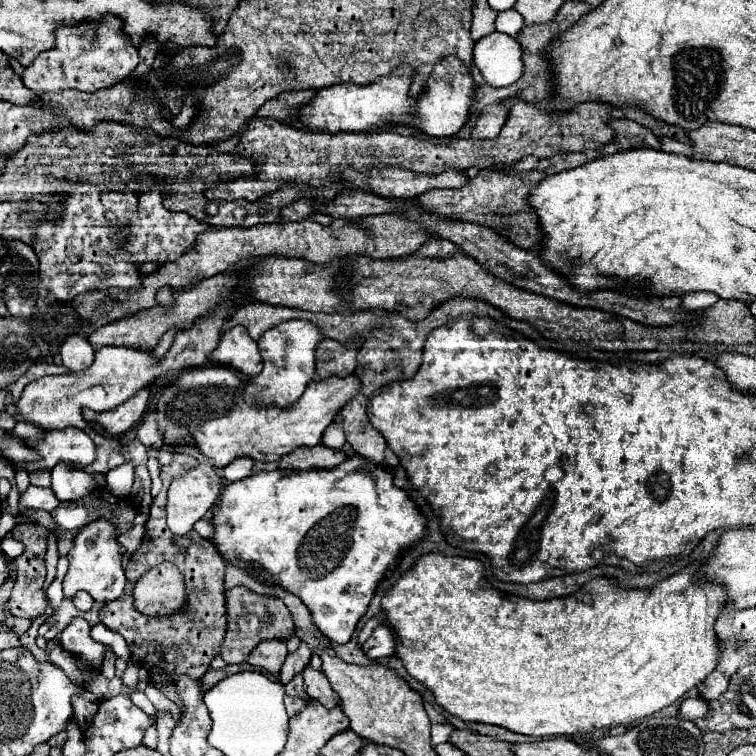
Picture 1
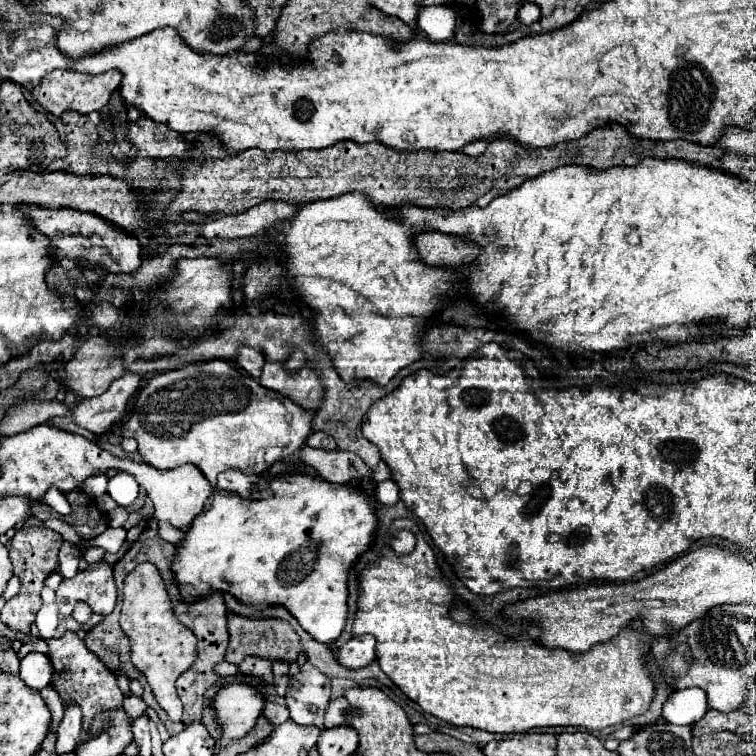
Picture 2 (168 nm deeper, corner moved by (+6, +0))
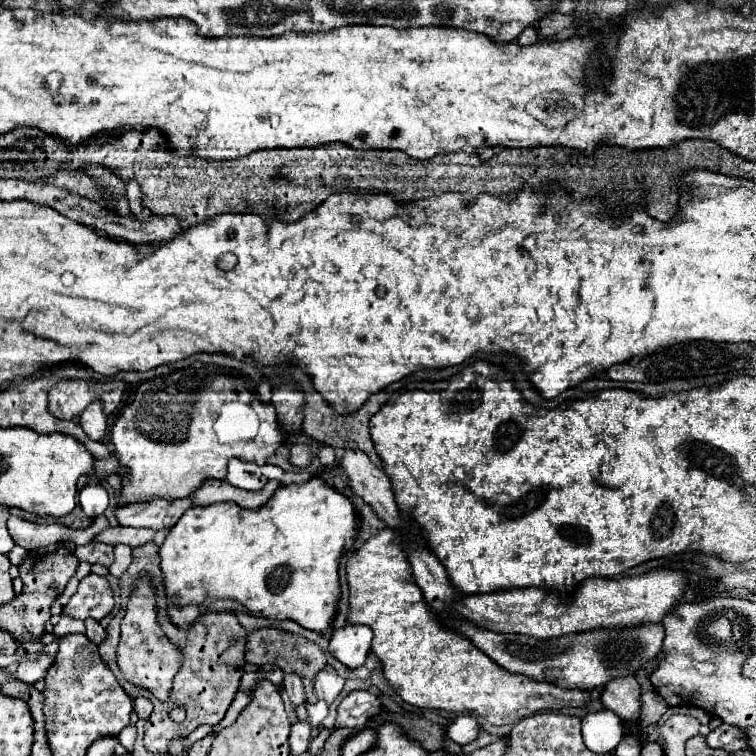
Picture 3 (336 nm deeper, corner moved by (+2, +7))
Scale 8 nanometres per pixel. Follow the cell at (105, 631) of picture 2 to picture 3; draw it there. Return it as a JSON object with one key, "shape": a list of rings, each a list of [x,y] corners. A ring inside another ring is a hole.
{"shape":[[[146,543],[142,547],[136,547],[134,549],[134,561],[130,565],[130,569],[126,571],[124,575],[124,581],[120,581],[122,585],[122,609],[118,611],[118,615],[110,621],[108,625],[108,637],[98,645],[98,653],[102,657],[102,661],[112,669],[112,673],[116,675],[118,683],[122,685],[122,689],[134,699],[134,697],[146,697],[146,689],[138,689],[136,685],[128,685],[128,681],[124,681],[122,677],[122,671],[118,669],[116,665],[116,647],[118,647],[118,639],[120,639],[120,621],[124,617],[124,609],[126,609],[126,597],[132,595],[134,587],[136,587],[136,581],[144,575],[148,575],[152,581],[154,581],[154,595],[156,595],[156,613],[158,613],[158,623],[162,627],[162,631],[166,633],[166,637],[182,651],[184,655],[184,661],[182,661],[182,667],[180,671],[174,675],[174,681],[172,681],[172,691],[170,691],[170,701],[158,701],[156,697],[146,697],[152,701],[154,705],[154,711],[152,711],[152,717],[148,719],[146,727],[144,727],[144,747],[150,751],[150,753],[168,753],[170,749],[170,741],[176,739],[176,737],[186,737],[190,735],[196,727],[200,725],[216,725],[218,721],[222,721],[222,717],[226,715],[226,709],[230,707],[236,691],[238,691],[238,685],[240,685],[240,679],[242,679],[242,667],[246,665],[244,661],[244,649],[246,649],[246,629],[242,627],[240,629],[240,623],[236,619],[234,613],[204,613],[196,619],[196,623],[184,631],[184,629],[178,629],[170,623],[168,619],[168,613],[166,613],[166,607],[168,607],[168,599],[166,599],[166,593],[164,593],[164,587],[162,587],[162,573],[160,573],[160,557],[158,557],[158,547],[154,543]],[[174,707],[184,707],[186,709],[186,719],[176,723],[176,721],[170,721],[170,709]]]}

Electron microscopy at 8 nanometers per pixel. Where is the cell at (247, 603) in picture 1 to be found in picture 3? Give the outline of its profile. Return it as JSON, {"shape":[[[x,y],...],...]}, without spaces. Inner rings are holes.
{"shape":[[[258,629],[248,635],[248,645],[246,645],[246,661],[254,663],[258,667],[262,665],[276,665],[284,673],[296,673],[298,677],[306,677],[314,681],[314,675],[326,667],[326,655],[320,651],[318,645],[312,641],[300,637],[300,635],[290,635],[278,629]]]}

